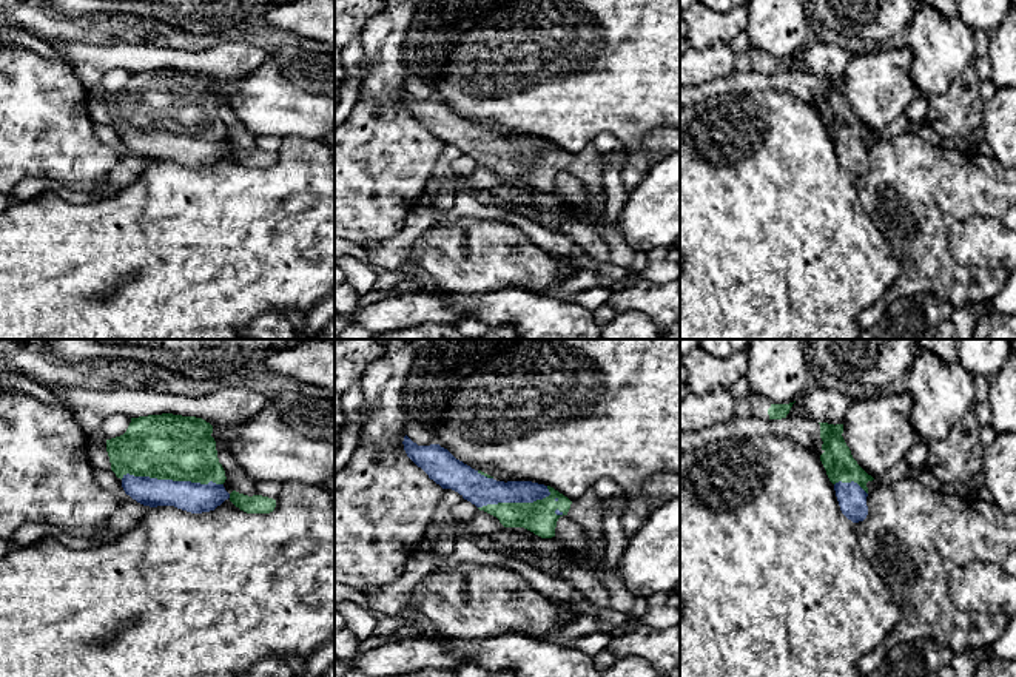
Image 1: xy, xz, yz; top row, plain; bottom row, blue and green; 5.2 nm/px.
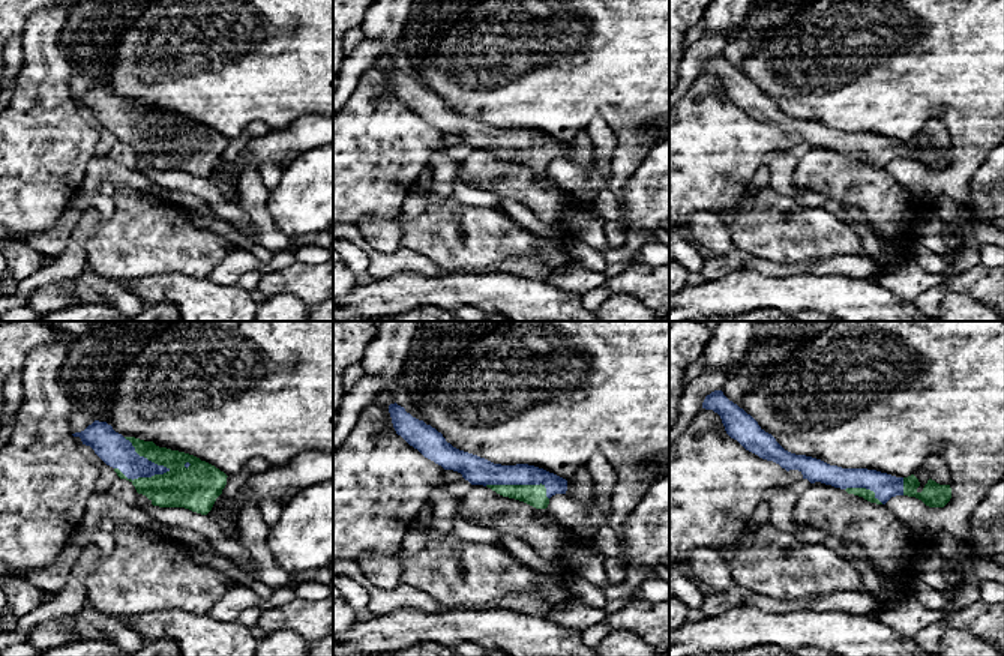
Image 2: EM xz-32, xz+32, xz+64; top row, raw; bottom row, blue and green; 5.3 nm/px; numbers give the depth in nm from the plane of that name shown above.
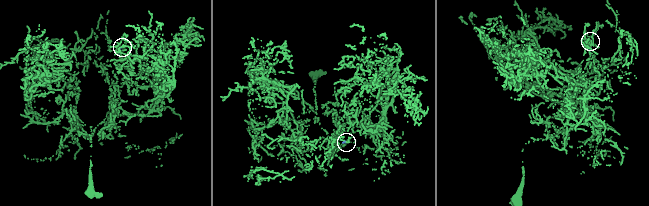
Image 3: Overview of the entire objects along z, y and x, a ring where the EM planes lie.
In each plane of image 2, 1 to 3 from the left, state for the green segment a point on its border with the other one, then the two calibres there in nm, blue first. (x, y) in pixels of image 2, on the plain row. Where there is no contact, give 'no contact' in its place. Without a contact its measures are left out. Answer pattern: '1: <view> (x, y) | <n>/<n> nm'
1: xz-32 (146, 122) | 170/220 nm
2: xz+32 (521, 147) | 150/120 nm
3: xz+64 (865, 150) | 130/60 nm

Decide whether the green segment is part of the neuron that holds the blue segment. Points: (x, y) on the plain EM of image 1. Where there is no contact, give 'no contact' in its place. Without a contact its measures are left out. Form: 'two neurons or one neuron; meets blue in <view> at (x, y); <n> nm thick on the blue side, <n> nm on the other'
one neuron; meets blue in xy at (171, 134); 160 nm thick on the blue side, 340 nm on the other

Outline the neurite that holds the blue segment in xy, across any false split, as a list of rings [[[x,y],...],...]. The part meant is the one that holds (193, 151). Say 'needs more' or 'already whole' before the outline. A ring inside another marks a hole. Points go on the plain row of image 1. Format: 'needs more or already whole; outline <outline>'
needs more; outline [[[173,68],[131,72],[126,86],[106,94],[111,125],[126,150],[143,160],[174,160],[202,168],[225,154],[247,168],[270,168],[276,154],[228,148],[217,113],[213,80]]]

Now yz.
needs more; outline [[[819,79],[820,93],[823,96],[820,116],[829,136],[834,139],[840,165],[853,177],[863,176],[868,170],[866,137],[874,133],[853,113],[851,105],[842,91],[843,79]]]

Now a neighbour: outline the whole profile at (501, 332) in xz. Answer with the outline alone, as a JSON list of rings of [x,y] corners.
[[[509,325],[489,327],[489,332],[479,339],[521,339],[515,328]]]

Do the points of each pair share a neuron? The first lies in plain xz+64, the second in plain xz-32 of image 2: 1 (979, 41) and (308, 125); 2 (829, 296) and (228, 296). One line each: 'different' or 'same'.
1: different
2: same

